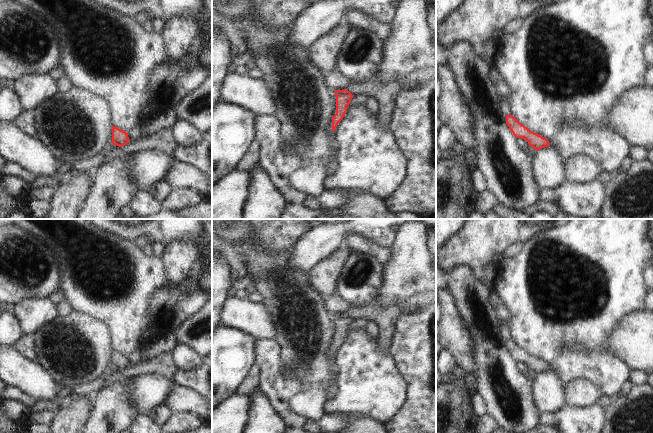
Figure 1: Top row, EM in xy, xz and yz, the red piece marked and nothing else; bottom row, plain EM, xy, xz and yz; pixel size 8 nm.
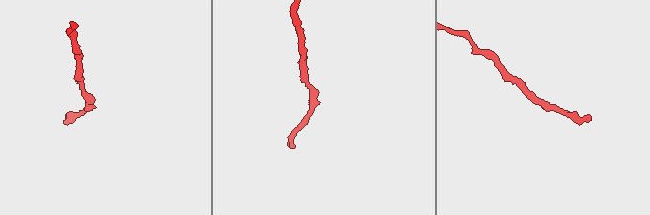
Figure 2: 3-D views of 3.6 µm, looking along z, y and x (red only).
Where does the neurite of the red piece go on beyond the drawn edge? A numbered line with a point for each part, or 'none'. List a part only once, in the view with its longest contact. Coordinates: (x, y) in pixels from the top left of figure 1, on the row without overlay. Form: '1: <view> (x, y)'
none

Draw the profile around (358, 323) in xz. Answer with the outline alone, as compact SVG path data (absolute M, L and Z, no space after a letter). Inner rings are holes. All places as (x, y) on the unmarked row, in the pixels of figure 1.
M359 316L353 320L350 328L347 330L347 334L354 329L364 329L364 326L368 323L368 321L363 317Z

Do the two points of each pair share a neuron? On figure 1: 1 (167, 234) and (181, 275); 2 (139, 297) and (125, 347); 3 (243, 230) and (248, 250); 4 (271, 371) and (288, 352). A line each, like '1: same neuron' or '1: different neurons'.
1: different neurons
2: same neuron
3: same neuron
4: different neurons

